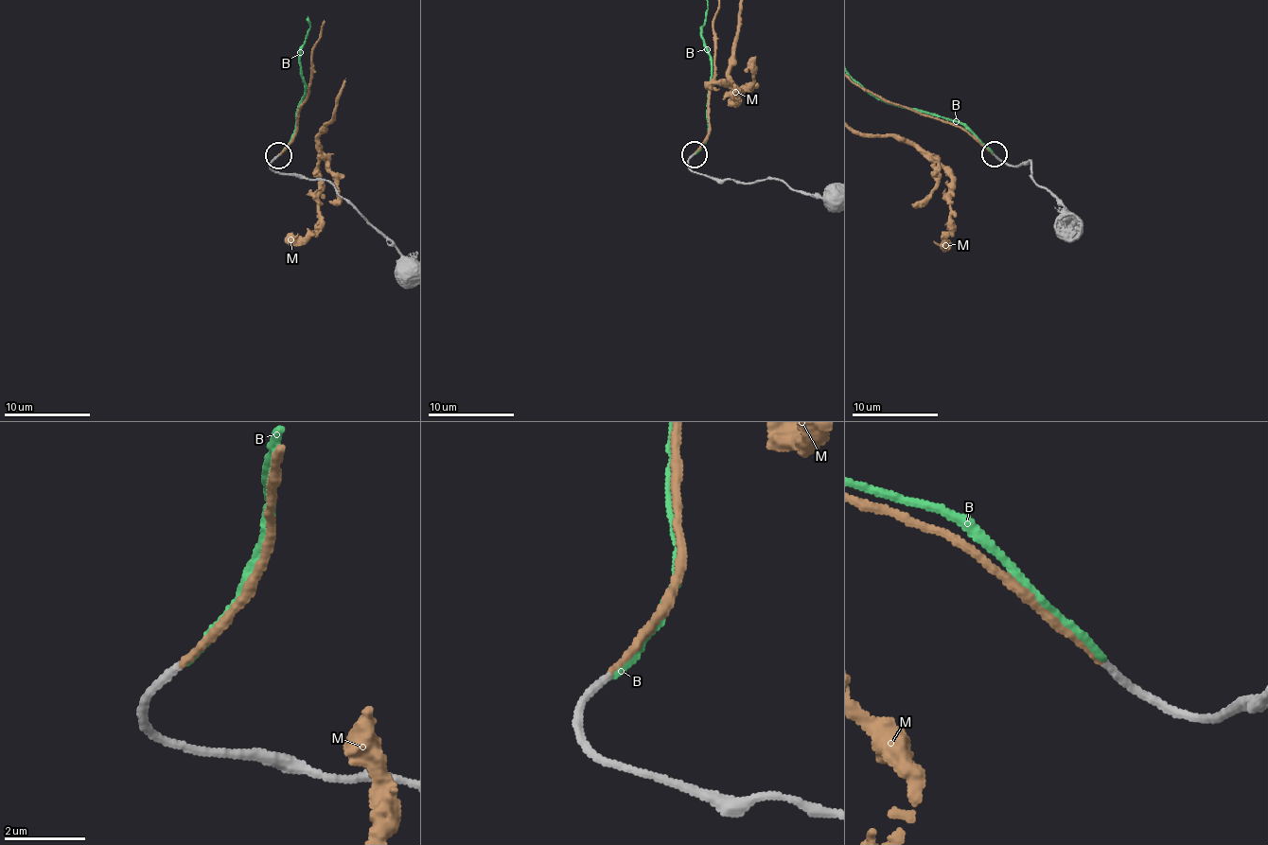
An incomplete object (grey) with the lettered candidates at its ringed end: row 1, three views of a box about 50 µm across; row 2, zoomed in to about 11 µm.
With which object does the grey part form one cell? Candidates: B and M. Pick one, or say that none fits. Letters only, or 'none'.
B

